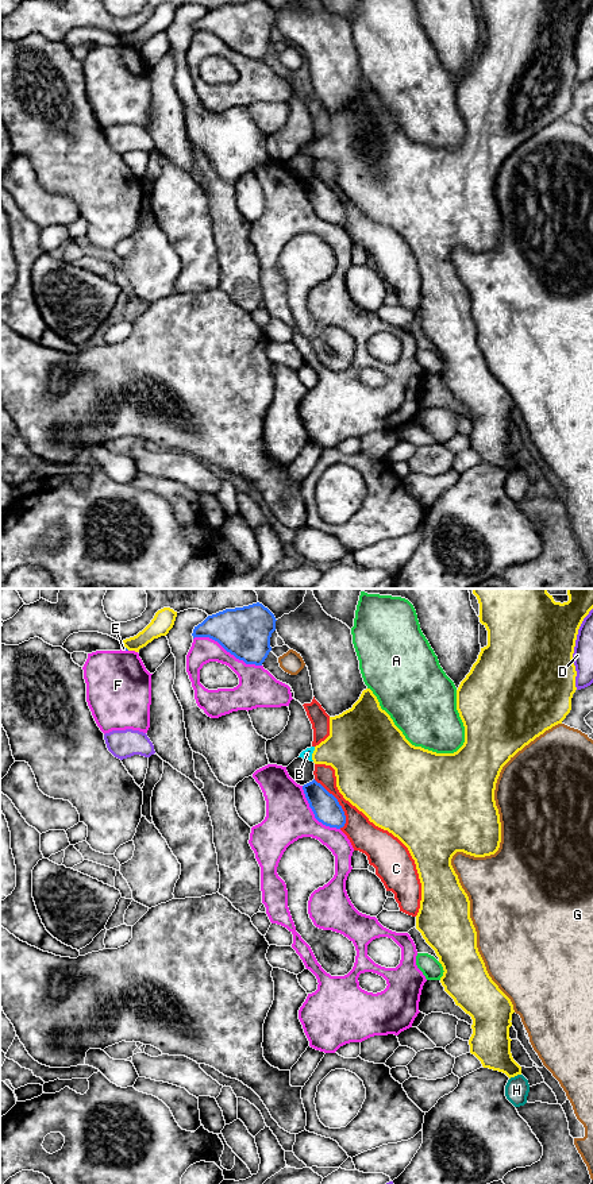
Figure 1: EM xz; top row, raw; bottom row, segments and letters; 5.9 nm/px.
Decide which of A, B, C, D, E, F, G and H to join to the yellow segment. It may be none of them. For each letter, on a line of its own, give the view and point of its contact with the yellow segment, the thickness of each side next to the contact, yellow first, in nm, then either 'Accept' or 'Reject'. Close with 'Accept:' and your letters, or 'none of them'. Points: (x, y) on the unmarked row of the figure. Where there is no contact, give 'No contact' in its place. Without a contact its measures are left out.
A: Touches yellow at xz (408, 137). Thickness 500 nm (yellow) against 400 nm. Reject
B: Touches yellow at xz (312, 149). Thickness 340 nm (yellow) against 60 nm. Accept
C: Touches yellow at xz (387, 224). Thickness 500 nm (yellow) against 240 nm. Reject
D: Touches yellow at xz (573, 43). Thickness 500 nm (yellow) against 120 nm. Reject
E: Touches yellow at xz (126, 42). Thickness 120 nm (yellow) against 30 nm. Reject
F: Touches yellow at xz (133, 45). Thickness 120 nm (yellow) against 380 nm. Reject
G: Touches yellow at xz (468, 249). Thickness 460 nm (yellow) against 360 nm. Reject
H: Touches yellow at xz (515, 470). Thickness 240 nm (yellow) against 140 nm. Reject
Accept: B

